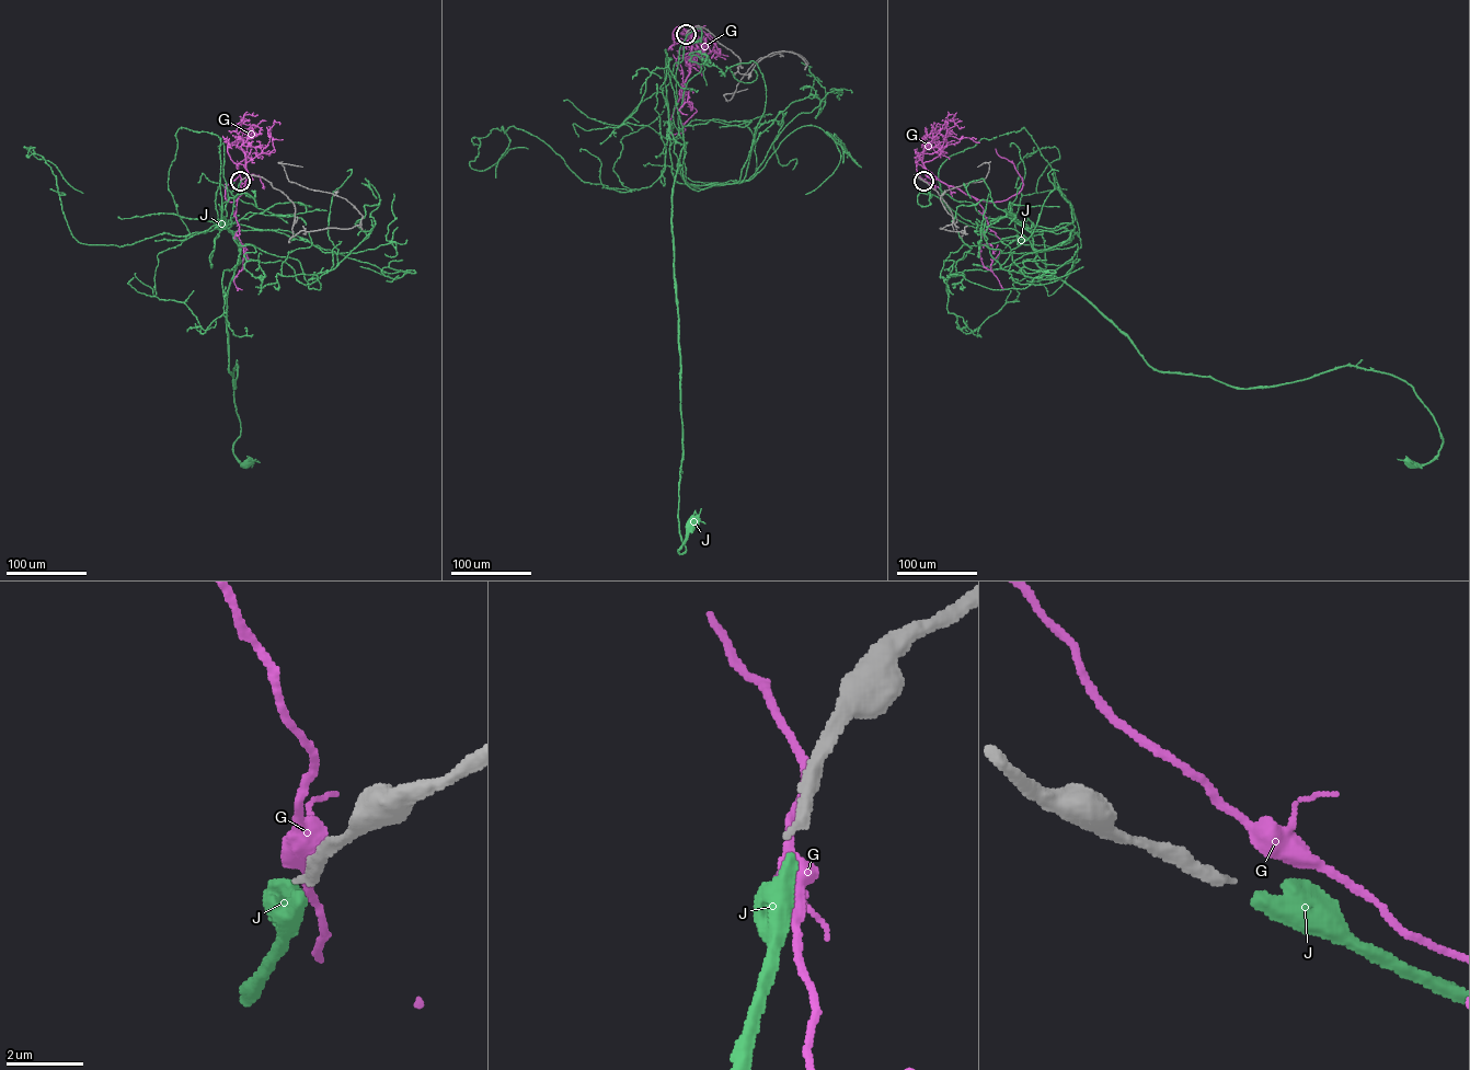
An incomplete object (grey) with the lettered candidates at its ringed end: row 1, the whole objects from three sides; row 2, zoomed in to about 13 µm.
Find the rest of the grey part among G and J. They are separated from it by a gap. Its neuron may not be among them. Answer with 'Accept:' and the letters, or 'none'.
Accept: J

